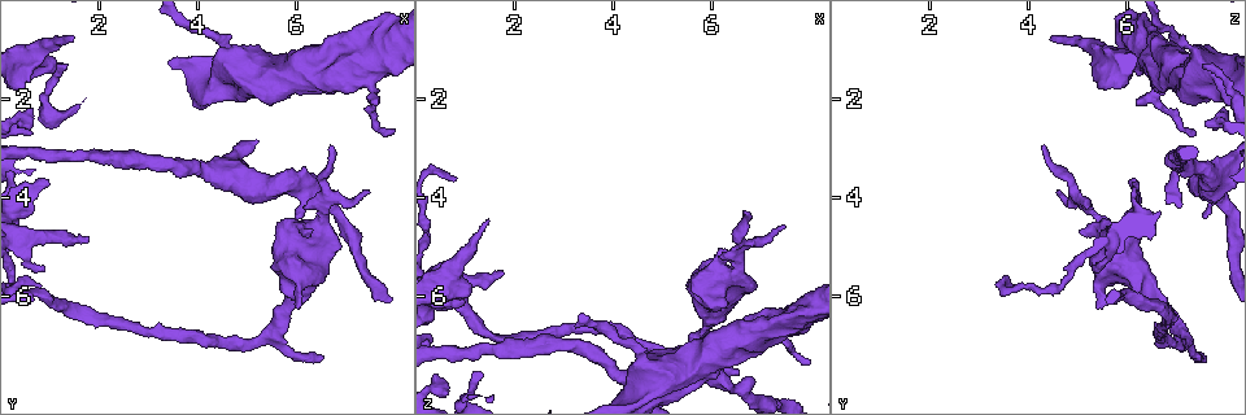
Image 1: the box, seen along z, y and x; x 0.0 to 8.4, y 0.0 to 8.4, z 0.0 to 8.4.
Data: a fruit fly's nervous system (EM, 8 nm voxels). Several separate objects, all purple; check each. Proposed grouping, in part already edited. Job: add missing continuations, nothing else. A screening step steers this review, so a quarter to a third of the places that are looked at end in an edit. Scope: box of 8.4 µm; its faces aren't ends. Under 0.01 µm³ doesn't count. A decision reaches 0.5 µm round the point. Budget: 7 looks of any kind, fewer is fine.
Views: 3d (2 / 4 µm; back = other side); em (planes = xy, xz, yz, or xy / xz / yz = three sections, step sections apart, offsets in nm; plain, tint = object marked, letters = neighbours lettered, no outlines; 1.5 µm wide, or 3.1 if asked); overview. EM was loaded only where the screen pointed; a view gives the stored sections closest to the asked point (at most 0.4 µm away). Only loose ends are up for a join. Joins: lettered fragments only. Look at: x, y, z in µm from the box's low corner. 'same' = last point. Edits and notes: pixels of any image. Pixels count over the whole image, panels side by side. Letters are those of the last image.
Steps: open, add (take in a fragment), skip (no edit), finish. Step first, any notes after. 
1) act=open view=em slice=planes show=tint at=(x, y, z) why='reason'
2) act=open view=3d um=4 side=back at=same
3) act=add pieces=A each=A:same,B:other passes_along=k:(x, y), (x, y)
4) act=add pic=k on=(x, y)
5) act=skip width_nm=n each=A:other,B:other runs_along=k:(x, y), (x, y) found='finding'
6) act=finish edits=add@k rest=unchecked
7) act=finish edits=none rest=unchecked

act=open view=3d um=4 at=(0.85, 5.80, 3.60) why='end of a long branch'

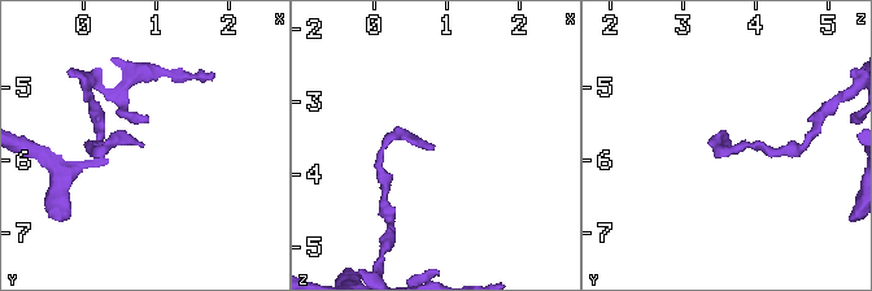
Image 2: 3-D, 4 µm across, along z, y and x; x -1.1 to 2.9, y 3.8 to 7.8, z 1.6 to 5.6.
act=open view=em slice=xz step=8 show=tint at=(0.85, 5.80, 3.60)

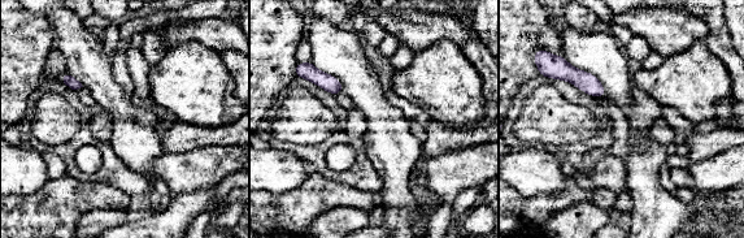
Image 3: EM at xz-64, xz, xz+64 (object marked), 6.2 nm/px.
act=open view=em slice=planes show=letters at=same why='another direction'

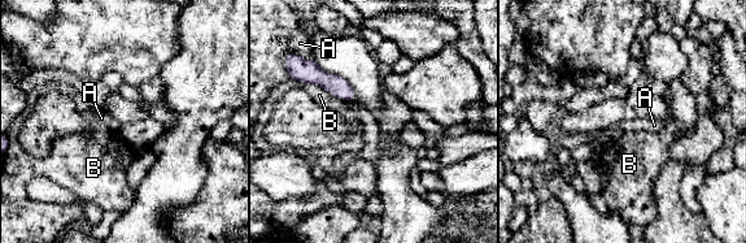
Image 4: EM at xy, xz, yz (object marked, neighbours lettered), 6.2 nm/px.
act=skip longest_contact=B:380nm each=A:other,B:other runs_along=4:(304, 63), (352, 98) found='none of them fits'

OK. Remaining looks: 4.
act=open view=3d um=2 at=(1.55, 0.75, 4.45) why='free end'

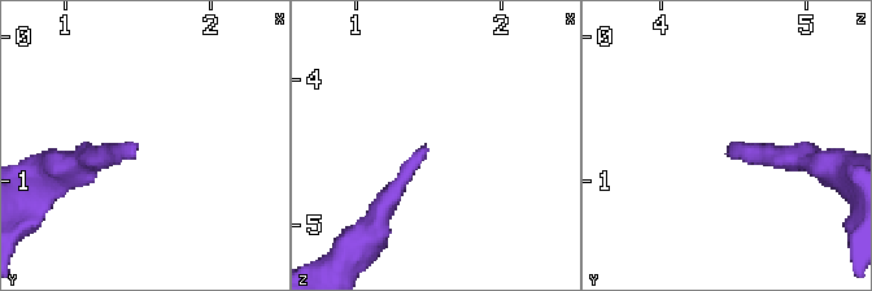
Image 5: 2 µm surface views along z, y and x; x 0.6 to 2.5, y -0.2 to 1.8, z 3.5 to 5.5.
act=open view=em slice=xz step=4 show=plain at=(1.50, 0.74, 4.50)

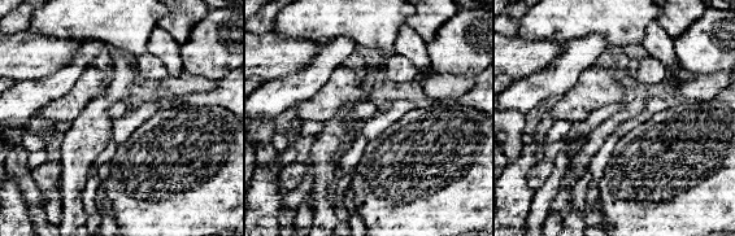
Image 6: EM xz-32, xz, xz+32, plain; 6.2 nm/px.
act=open view=em slice=xz step=4 show=letters at=same why='see the neighbours'

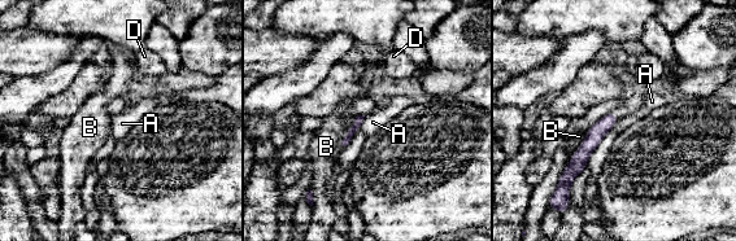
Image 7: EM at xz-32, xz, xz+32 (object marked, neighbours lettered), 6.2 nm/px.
act=skip each=A:other,B:other,D:other found='none of them fits'

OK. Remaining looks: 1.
act=open view=em slice=xz step=4 show=letters at=(0.95, 3.70, 6.00) why='an open end'

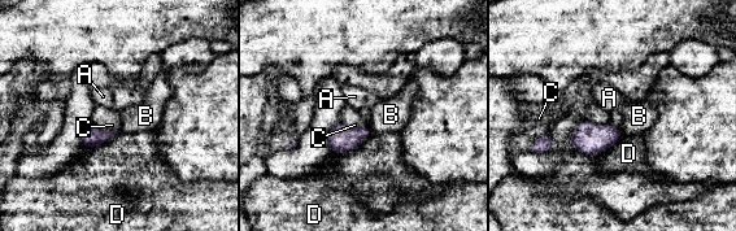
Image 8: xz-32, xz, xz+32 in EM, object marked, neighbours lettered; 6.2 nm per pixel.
act=skip longest_contact=D:260nm each=A:other,B:other,C:other,D:other border=8:(339, 120), (349, 126), (368, 126) found='no lettered fragment goes on from it'

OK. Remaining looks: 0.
act=finish edits=none rest=unchecked

